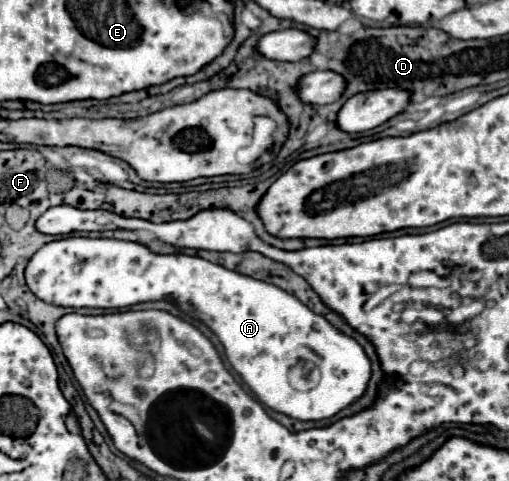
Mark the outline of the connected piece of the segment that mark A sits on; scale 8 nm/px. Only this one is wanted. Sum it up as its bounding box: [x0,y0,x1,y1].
[25,236,371,420]

